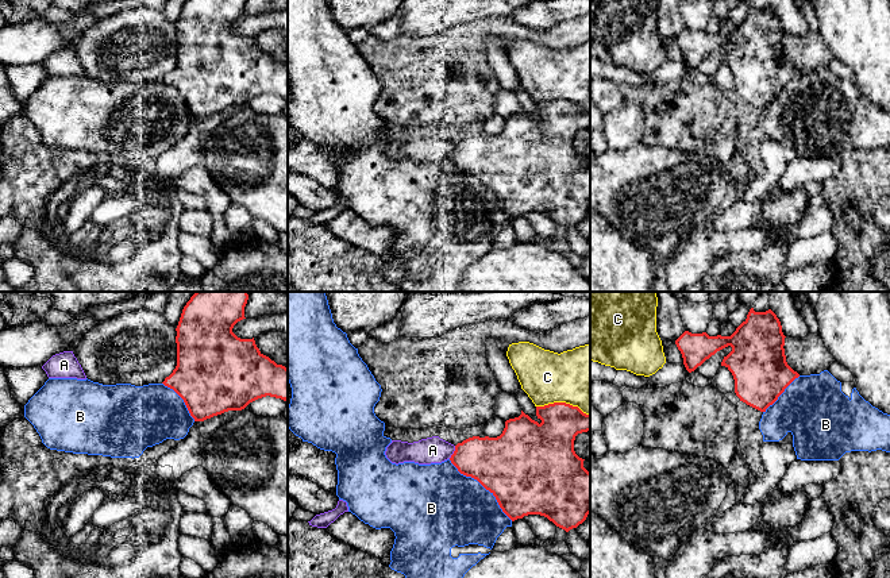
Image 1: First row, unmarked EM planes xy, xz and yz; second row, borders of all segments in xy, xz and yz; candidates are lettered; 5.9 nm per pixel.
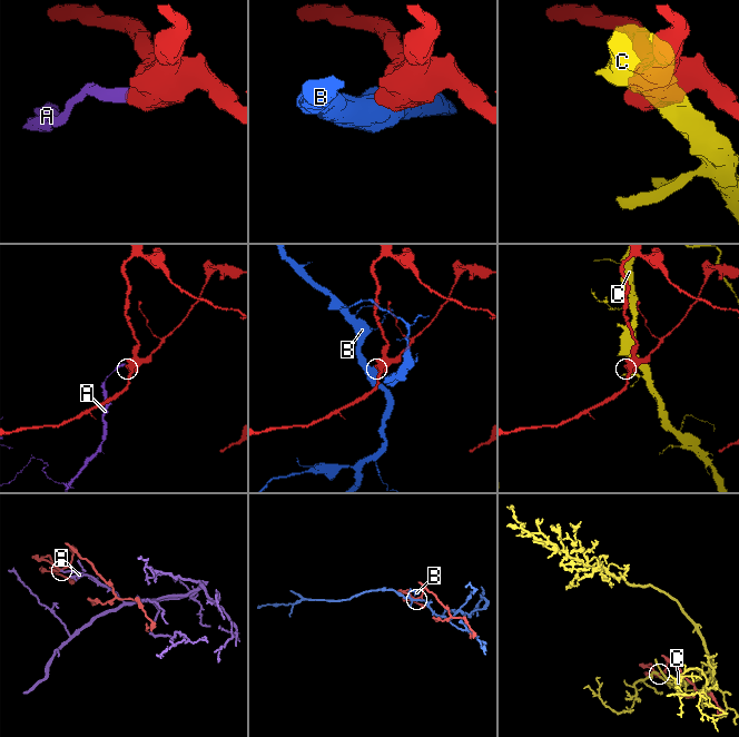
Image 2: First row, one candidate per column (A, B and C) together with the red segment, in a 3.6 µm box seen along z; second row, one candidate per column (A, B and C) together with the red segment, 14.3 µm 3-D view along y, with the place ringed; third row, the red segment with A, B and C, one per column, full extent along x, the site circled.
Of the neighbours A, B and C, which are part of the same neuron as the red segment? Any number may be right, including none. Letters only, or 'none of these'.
none of these

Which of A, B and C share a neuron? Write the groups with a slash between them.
A / B / C

